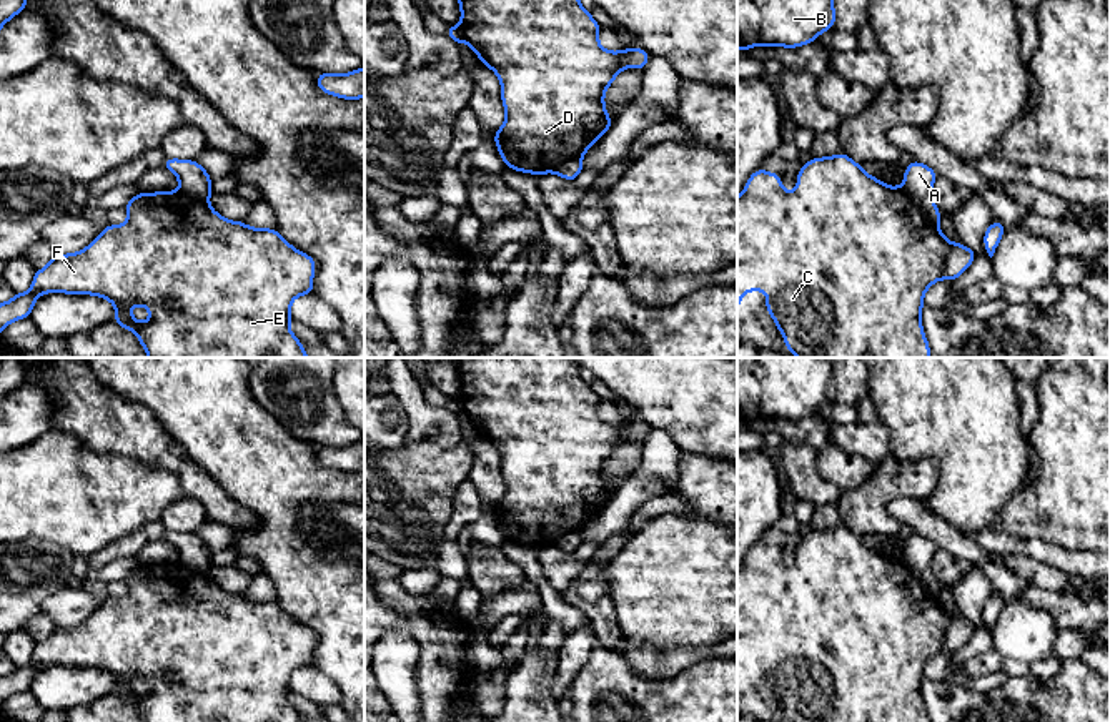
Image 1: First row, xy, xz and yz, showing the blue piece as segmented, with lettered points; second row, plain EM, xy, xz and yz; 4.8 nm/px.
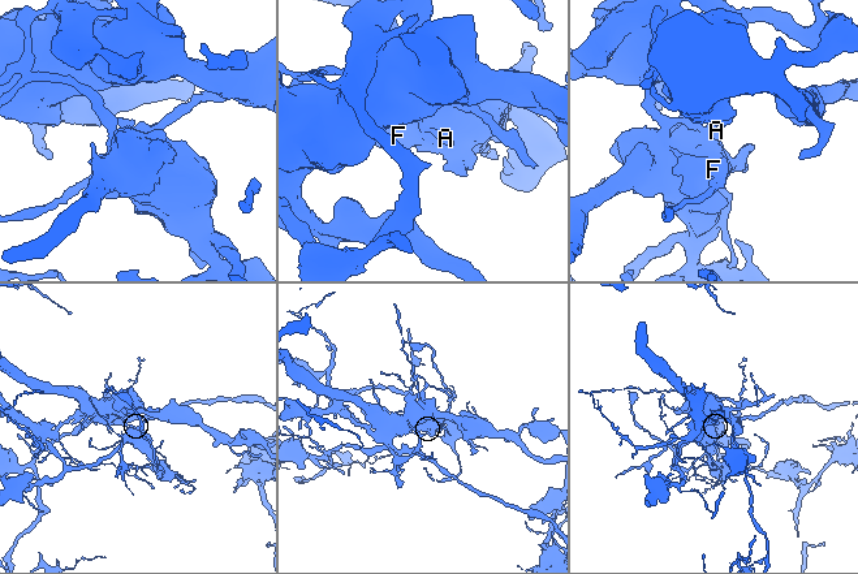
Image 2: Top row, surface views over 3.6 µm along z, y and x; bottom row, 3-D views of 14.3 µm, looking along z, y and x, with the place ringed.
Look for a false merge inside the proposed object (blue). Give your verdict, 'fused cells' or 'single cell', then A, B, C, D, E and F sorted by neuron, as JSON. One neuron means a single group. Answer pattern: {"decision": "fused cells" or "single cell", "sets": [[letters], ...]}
{"decision": "fused cells", "sets": [["A"], ["B", "C", "D", "E", "F"]]}

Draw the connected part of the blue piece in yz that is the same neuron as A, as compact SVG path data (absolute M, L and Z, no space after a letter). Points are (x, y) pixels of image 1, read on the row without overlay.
M914 532L905 539L902 562L912 571L919 582L939 599L940 584L932 572L935 552L937 546L930 539Z

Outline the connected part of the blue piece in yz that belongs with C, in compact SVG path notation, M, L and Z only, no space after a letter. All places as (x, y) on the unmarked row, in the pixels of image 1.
M845 526L824 531L810 531L797 546L797 561L787 566L780 547L754 544L741 569L737 569L737 680L746 664L766 664L766 682L777 697L787 722L930 722L922 700L922 679L925 664L940 652L950 617L945 609L897 559L889 559L879 551L867 547L859 536Z

